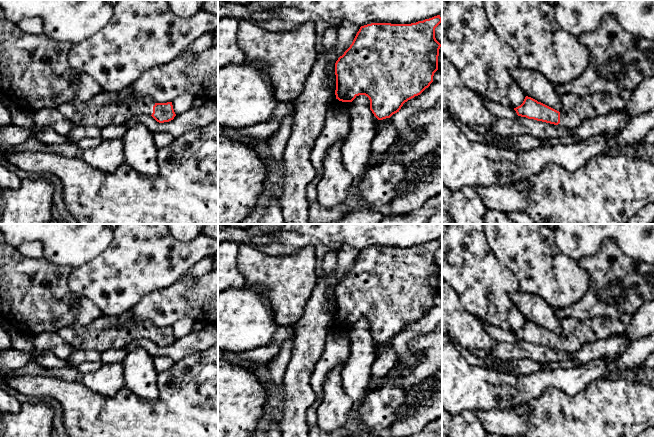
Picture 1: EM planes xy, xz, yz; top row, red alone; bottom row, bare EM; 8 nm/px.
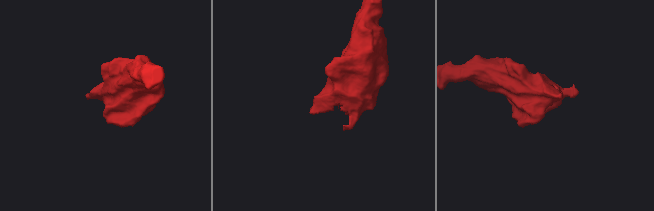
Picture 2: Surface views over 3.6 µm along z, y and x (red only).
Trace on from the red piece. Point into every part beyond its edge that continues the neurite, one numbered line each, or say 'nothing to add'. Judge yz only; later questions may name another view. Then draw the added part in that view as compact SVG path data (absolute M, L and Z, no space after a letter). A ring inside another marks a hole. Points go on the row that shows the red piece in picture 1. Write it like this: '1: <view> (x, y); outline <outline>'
1: yz (575, 109); outline M597 92L586 96L566 94L562 97L559 127L574 129L584 120L622 110L626 105L620 95Z

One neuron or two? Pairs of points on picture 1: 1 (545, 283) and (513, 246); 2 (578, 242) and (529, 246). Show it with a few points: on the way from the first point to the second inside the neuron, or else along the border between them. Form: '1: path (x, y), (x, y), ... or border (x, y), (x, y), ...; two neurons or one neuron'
1: path (544, 273), (523, 252); one neuron
2: border (553, 234), (556, 246), (564, 254), (574, 258); two neurons

